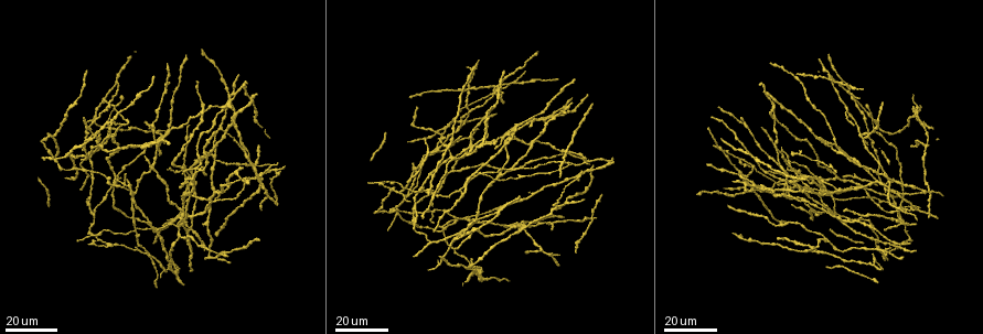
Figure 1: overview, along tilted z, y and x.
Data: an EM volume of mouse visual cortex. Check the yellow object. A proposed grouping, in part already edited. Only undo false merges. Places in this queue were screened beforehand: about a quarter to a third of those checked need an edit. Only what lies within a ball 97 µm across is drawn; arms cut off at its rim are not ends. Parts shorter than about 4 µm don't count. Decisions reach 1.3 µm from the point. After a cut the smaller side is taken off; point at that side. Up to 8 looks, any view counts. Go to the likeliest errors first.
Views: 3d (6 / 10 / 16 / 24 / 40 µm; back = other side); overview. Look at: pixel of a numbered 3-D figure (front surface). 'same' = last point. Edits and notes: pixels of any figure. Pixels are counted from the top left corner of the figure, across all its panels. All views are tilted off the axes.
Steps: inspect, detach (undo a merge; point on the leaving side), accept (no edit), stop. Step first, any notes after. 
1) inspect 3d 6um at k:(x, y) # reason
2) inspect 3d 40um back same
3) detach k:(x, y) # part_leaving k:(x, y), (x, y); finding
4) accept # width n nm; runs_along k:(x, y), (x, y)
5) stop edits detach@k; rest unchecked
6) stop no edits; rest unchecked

inspect 3d 24um at 1:(522, 139) # branch point

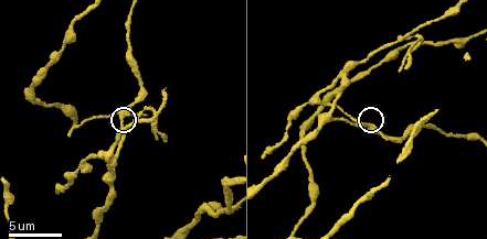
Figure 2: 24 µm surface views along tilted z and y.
inspect 3d 6um at 2:(119, 112)

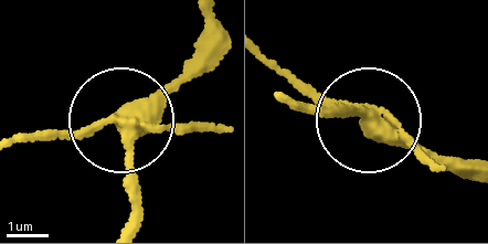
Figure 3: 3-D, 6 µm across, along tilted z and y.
accept # runs_along 3:(202, 16), (194, 63), (165, 94), (88, 131), (22, 135); one neuron here

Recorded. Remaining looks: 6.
inspect 3d 6um at 2:(402, 39) # three-way junction

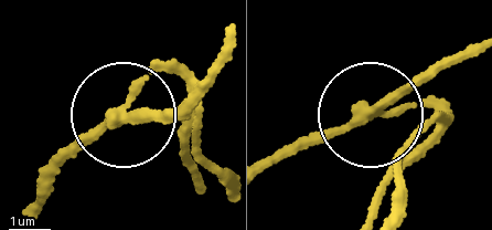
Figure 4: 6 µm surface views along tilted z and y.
accept # width 230 nm; runs_along 4:(44, 205), (70, 153), (157, 71), (190, 68); all the same neuron

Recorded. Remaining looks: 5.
inspect 3d 24um at 1:(433, 214) # a fork

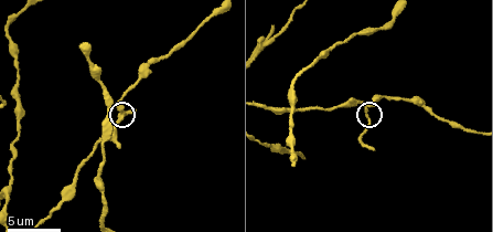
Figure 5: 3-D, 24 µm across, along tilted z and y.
inspect 3d 6um at 5:(365, 108)

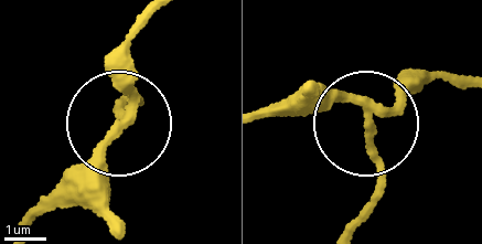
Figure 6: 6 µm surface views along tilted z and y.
accept # width 190 nm; runs_along 6:(263, 107), (363, 110), (374, 171), (367, 207); one neuron here

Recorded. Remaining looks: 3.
inspect 3d 16um at 1:(437, 151)

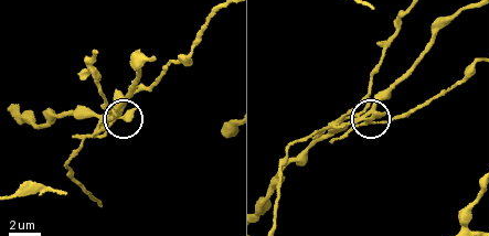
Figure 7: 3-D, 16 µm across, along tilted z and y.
inspect 3d 10um at 7:(369, 123)

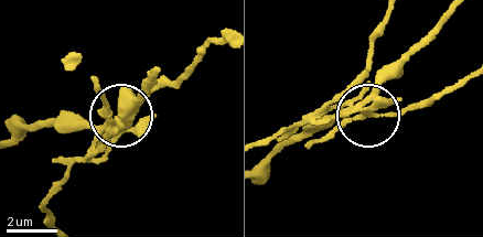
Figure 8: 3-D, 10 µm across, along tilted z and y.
detach 8:(148, 133) # part_leaving 8:(352, 108), (373, 32), (388, 13); a second neuron is stuck on

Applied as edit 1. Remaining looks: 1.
stop edits detach@8; rest unchecked

